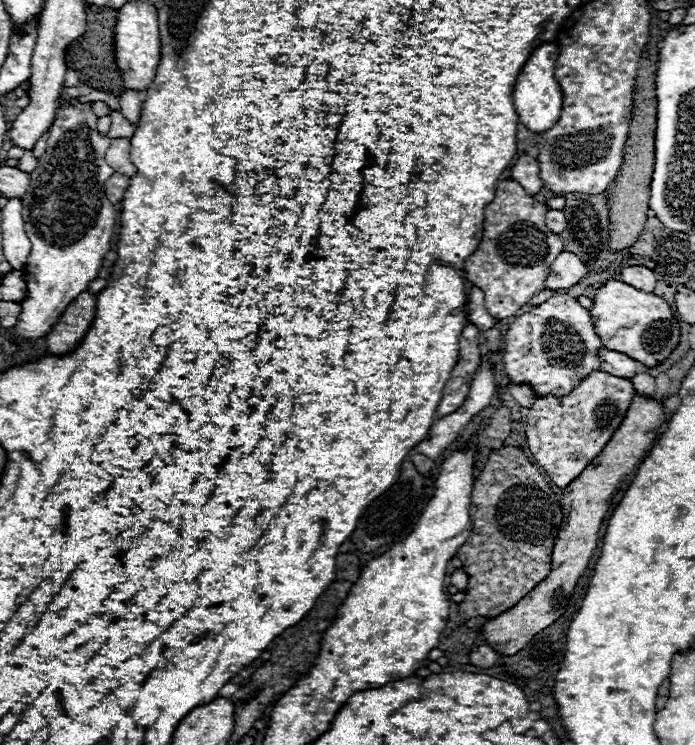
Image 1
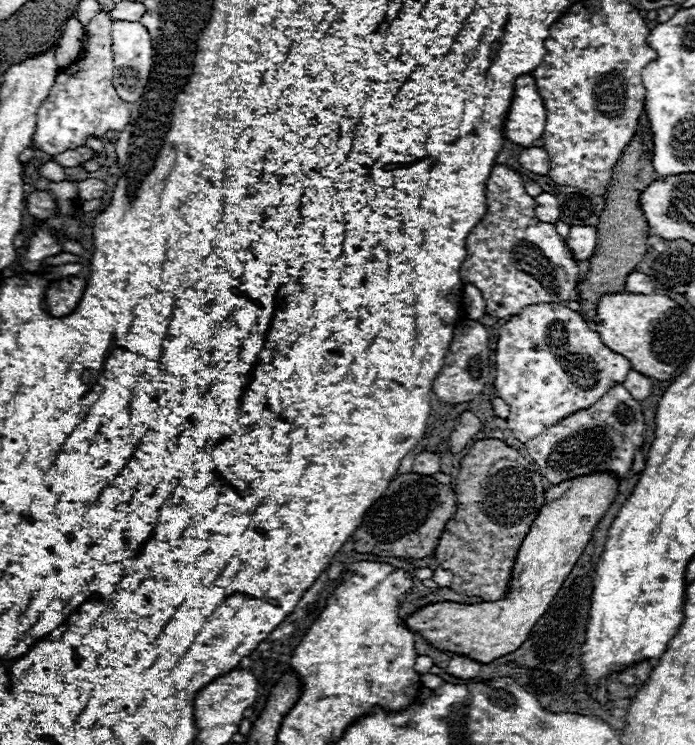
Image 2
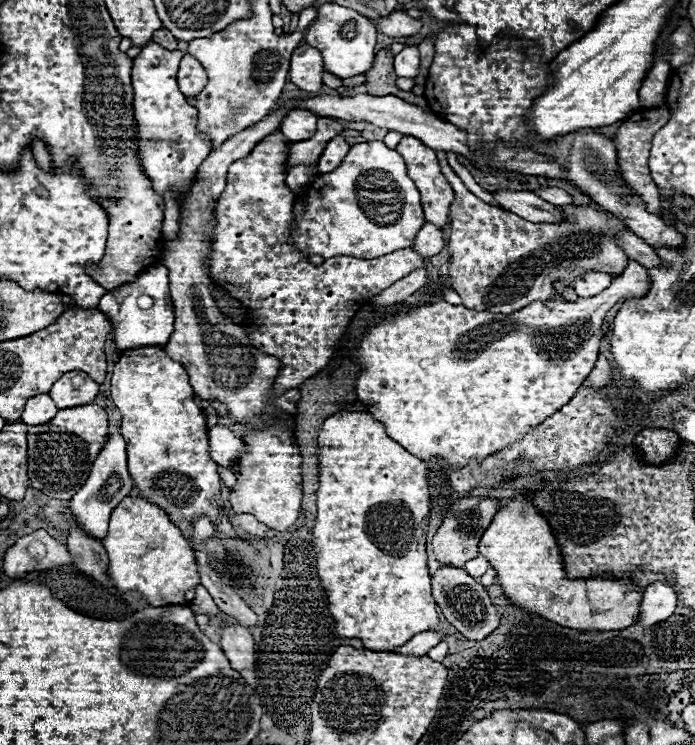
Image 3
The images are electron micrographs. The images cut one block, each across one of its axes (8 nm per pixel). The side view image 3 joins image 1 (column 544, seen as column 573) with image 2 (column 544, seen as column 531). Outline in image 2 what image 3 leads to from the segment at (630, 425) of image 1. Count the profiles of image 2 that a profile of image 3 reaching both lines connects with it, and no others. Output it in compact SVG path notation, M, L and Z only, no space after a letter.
M590 474L572 478L546 490L546 502L540 508L532 530L524 536L514 560L508 592L502 600L480 604L436 602L408 614L404 626L426 638L434 648L452 652L488 664L508 652L514 652L528 638L530 628L540 620L562 582L574 568L582 550L590 542L594 526L610 508L618 494L618 480L612 474Z

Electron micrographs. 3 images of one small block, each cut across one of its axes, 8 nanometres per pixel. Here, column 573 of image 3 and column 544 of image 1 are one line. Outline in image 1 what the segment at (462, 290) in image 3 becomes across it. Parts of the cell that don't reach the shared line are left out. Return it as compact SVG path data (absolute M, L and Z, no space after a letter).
M512 178L500 180L494 200L484 208L484 236L472 256L464 262L466 278L484 292L486 310L502 320L514 316L538 292L544 290L548 268L564 250L558 234L546 226L548 206L534 200Z

